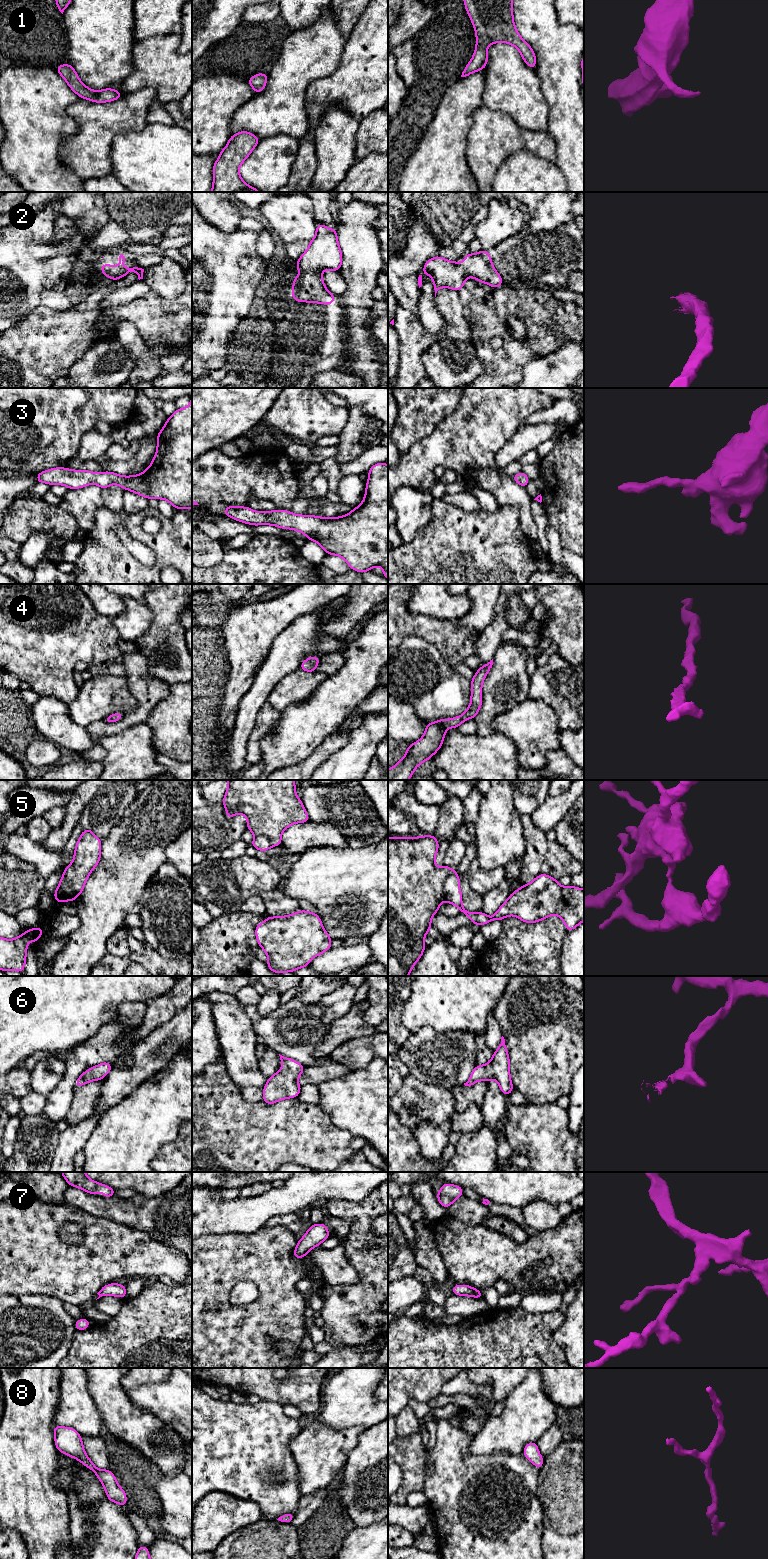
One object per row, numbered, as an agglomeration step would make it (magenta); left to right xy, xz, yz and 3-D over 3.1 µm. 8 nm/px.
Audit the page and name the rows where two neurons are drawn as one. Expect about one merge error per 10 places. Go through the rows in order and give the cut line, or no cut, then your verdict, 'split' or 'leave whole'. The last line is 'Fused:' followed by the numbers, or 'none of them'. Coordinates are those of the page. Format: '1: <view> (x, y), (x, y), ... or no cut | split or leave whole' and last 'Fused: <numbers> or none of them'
1: no cut | leave whole
2: no cut | leave whole
3: no cut | leave whole
4: no cut | leave whole
5: xy (63, 874), (71, 888), (73, 900) | split
6: no cut | leave whole
7: no cut | leave whole
8: no cut | leave whole
Fused: 5

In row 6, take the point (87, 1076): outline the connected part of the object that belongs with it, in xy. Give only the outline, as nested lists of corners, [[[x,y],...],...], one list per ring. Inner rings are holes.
[[[103,1062],[87,1069],[75,1082],[75,1087],[81,1087],[90,1081],[102,1080],[112,1069],[109,1062]]]

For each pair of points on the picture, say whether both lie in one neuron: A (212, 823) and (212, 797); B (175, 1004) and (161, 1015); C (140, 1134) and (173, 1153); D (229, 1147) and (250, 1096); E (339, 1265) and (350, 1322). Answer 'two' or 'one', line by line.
A: two
B: one
C: two
D: two
E: two

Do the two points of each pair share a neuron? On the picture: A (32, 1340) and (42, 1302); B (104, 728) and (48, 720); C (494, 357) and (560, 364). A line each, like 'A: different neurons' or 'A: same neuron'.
A: same neuron
B: different neurons
C: different neurons

